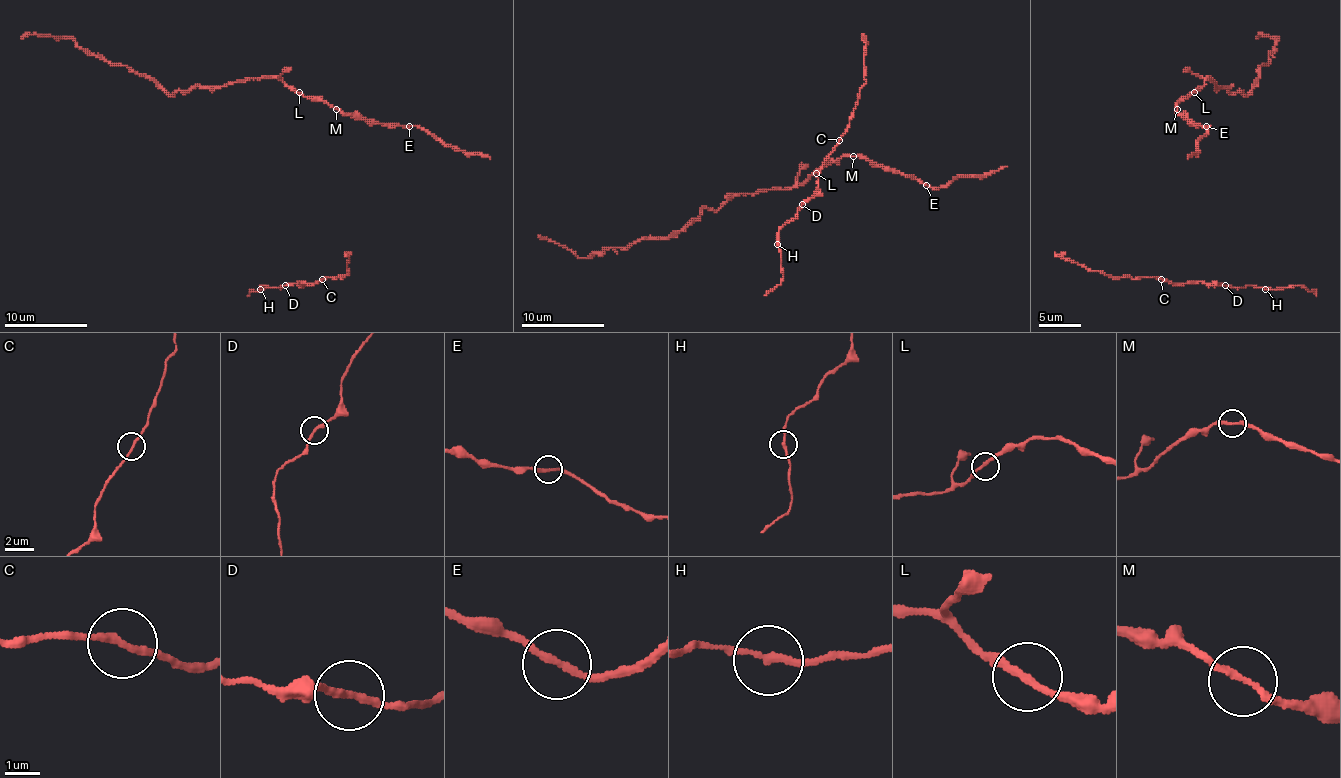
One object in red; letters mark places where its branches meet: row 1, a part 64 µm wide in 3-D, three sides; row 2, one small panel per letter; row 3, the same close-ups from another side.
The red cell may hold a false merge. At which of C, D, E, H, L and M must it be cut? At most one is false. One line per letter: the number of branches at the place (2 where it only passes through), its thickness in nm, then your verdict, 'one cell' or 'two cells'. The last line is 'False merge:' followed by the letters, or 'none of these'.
C: branches 2; calibre 190 nm; one cell
D: branches 2; calibre 200 nm; one cell
E: branches 2; calibre 200 nm; one cell
H: branches 2; calibre 200 nm; one cell
L: branches 2; calibre 220 nm; one cell
M: branches 2; calibre 190 nm; one cell
False merge: none of these

